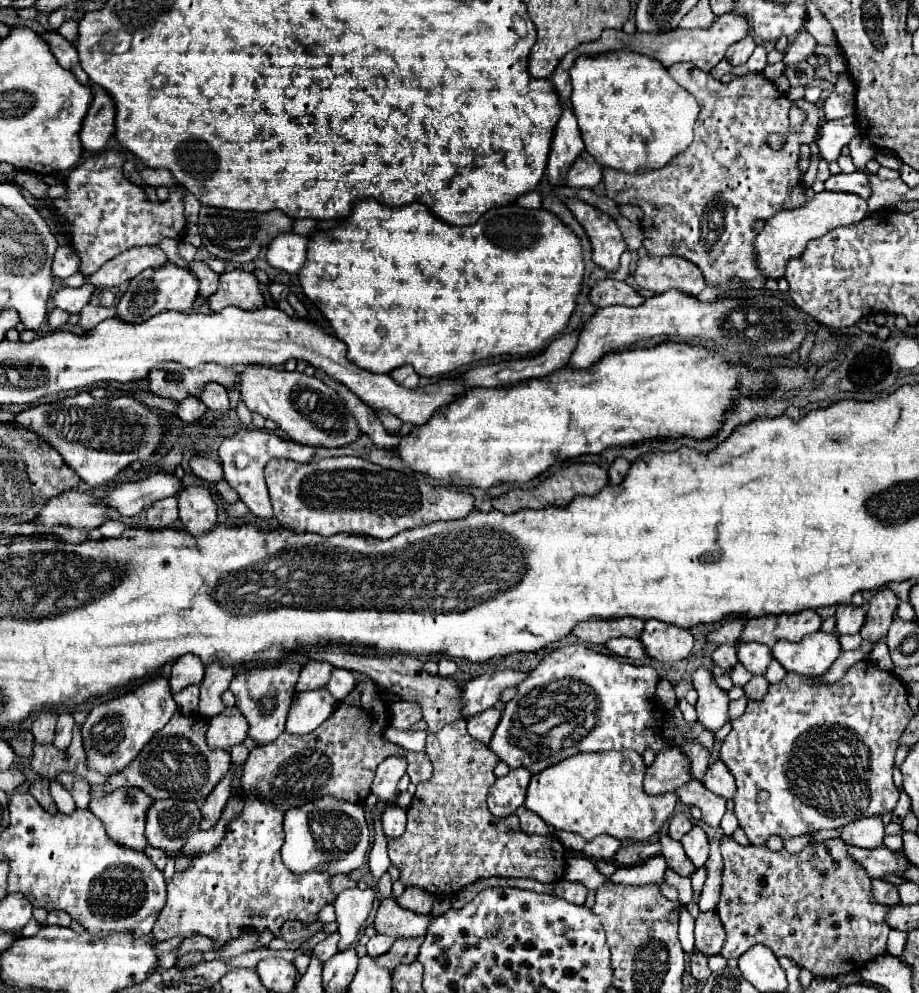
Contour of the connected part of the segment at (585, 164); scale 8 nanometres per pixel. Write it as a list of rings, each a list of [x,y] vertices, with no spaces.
[[[582,153],[570,173],[566,175],[566,181],[568,181],[568,187],[588,187],[588,189],[594,189],[600,181],[602,181],[602,165],[592,157],[592,167],[590,167],[590,153]]]

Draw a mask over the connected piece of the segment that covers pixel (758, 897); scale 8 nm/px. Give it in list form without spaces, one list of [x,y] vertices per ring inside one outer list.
[[[726,837],[722,839],[722,857],[724,877],[716,913],[726,931],[722,949],[724,959],[738,959],[746,949],[760,943],[772,949],[776,957],[788,957],[816,977],[838,977],[852,971],[852,967],[862,967],[868,959],[886,953],[890,927],[884,923],[884,917],[888,905],[878,905],[874,901],[870,893],[872,879],[846,857],[846,843],[842,839],[808,845],[800,853],[790,855],[786,851],[770,851],[768,847],[742,847],[732,837]]]

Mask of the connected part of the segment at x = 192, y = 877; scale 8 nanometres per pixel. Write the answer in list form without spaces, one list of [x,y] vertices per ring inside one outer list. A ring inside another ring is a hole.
[[[254,793],[244,795],[242,813],[238,813],[228,825],[226,835],[218,847],[208,853],[196,853],[192,865],[186,871],[174,873],[168,883],[168,899],[160,911],[152,935],[156,941],[168,941],[174,937],[192,937],[202,935],[214,941],[216,949],[222,949],[232,939],[240,937],[248,929],[262,935],[264,929],[270,929],[274,937],[280,937],[280,927],[286,921],[300,921],[302,925],[312,925],[318,921],[318,913],[324,905],[336,901],[336,893],[330,889],[332,875],[326,871],[308,871],[292,873],[280,857],[280,847],[284,843],[284,811],[264,799],[258,799]]]

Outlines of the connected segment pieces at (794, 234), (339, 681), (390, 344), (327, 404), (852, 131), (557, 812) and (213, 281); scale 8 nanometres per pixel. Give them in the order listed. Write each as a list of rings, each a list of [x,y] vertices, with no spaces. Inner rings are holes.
[[[822,191],[816,193],[804,207],[798,207],[794,211],[780,211],[774,217],[770,217],[764,225],[764,229],[756,237],[756,255],[758,265],[764,269],[764,273],[770,279],[782,279],[786,273],[786,265],[790,259],[800,257],[808,245],[808,241],[822,237],[824,233],[861,221],[868,215],[866,200],[852,193],[838,193],[838,191]],[[804,209],[804,213],[802,213]],[[804,215],[804,219],[802,219]]]
[[[334,669],[326,689],[340,701],[342,697],[346,697],[356,685],[356,679],[352,675],[352,671],[346,671],[346,669]]]
[[[358,199],[354,203],[352,213],[346,221],[336,225],[328,232],[318,231],[308,239],[308,257],[302,269],[298,271],[298,279],[304,295],[322,311],[322,315],[332,325],[336,337],[348,347],[346,357],[354,361],[360,369],[370,373],[390,373],[396,367],[412,365],[422,377],[438,377],[460,369],[468,363],[490,359],[496,355],[530,355],[540,353],[552,337],[564,331],[568,319],[576,307],[576,297],[580,293],[580,283],[584,275],[582,247],[580,239],[550,211],[546,209],[524,209],[518,205],[506,205],[498,209],[486,211],[474,225],[456,227],[440,221],[426,209],[426,205],[404,205],[404,207],[388,207],[376,199]]]
[[[252,365],[240,375],[242,401],[252,413],[260,413],[266,419],[278,423],[288,439],[310,447],[344,447],[360,437],[360,427],[354,415],[346,409],[342,397],[318,377],[304,373],[288,373],[276,367]],[[314,397],[314,401],[312,401]]]
[[[852,115],[836,121],[826,121],[820,127],[818,139],[816,139],[822,159],[836,161],[840,157],[840,149],[848,145],[850,139],[856,137],[858,133],[860,133],[860,125],[858,125],[858,119]]]
[[[634,751],[572,755],[566,761],[560,761],[558,765],[546,767],[542,773],[532,775],[524,807],[536,813],[540,819],[544,819],[554,829],[578,833],[586,841],[598,835],[612,835],[618,841],[648,841],[648,837],[652,837],[666,823],[666,819],[674,813],[678,797],[674,797],[674,793],[646,795],[642,789],[644,771],[646,771],[646,765],[642,763],[642,757]]]
[[[192,261],[188,265],[188,271],[198,277],[198,281],[200,281],[200,295],[202,297],[210,297],[218,289],[218,275],[206,263]]]

